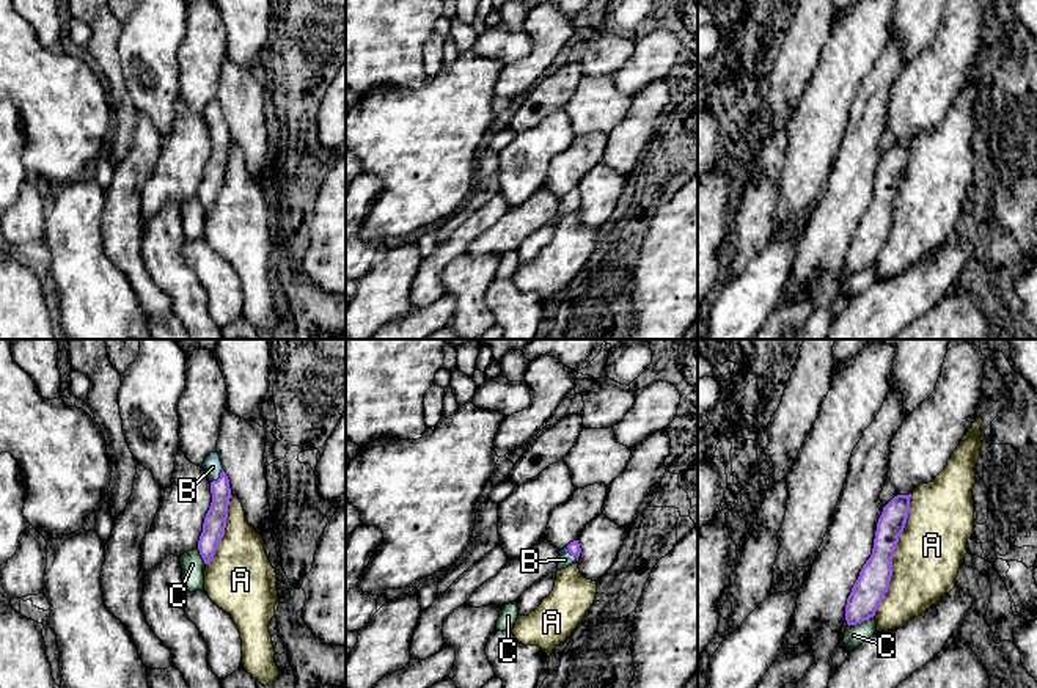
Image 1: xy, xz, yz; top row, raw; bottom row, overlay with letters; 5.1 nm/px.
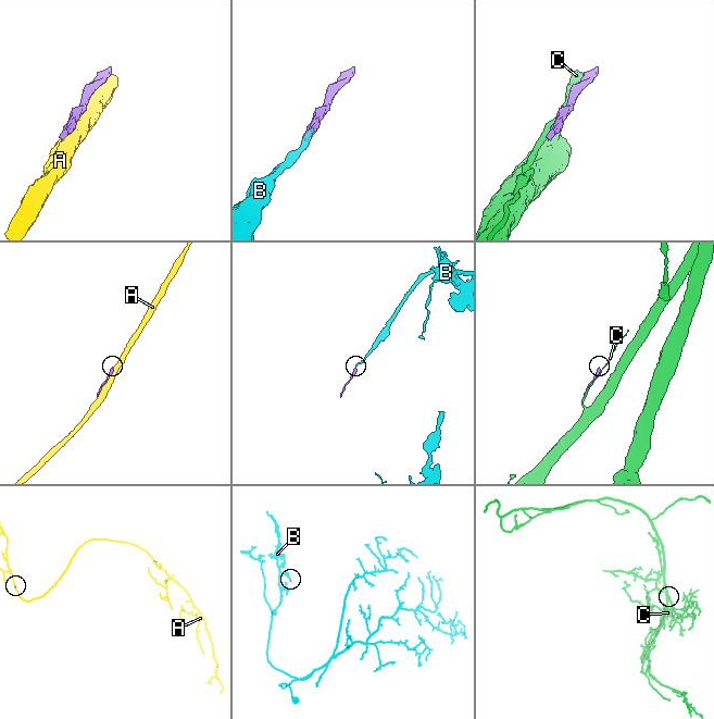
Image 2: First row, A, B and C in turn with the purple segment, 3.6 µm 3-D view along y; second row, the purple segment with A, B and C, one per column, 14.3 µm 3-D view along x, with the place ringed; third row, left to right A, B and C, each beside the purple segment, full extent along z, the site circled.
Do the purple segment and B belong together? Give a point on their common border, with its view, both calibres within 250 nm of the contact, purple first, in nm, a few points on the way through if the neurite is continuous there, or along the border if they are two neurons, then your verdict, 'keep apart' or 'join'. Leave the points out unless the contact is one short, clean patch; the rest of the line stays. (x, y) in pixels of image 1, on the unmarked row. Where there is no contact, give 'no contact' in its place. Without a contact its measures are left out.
xy (220, 124) | 110/100 nm | across xy (214, 172), (220, 150), (220, 124), (212, 115) | join

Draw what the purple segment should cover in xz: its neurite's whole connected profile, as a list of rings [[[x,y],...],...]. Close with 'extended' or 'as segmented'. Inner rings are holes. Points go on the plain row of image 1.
[[[578,188],[570,190],[566,196],[559,199],[558,218],[566,217],[578,209],[581,201]]]; extended

